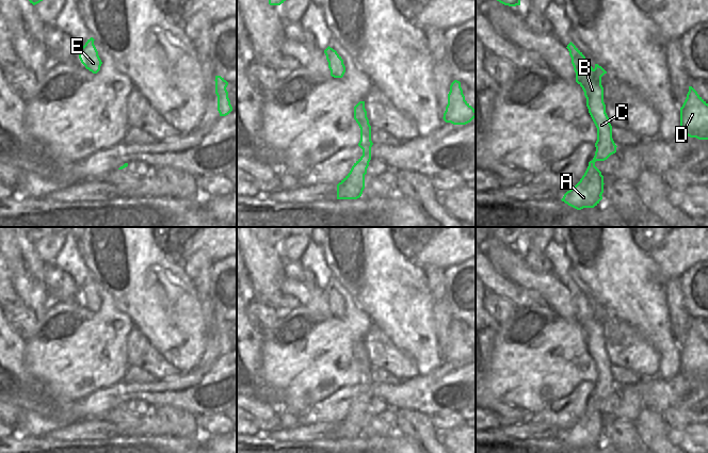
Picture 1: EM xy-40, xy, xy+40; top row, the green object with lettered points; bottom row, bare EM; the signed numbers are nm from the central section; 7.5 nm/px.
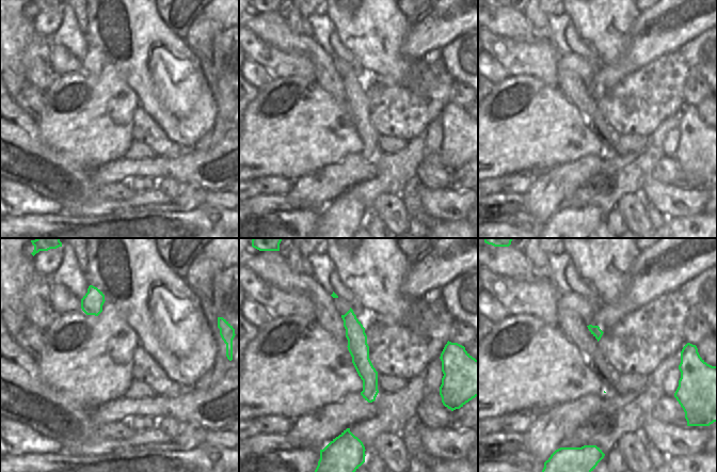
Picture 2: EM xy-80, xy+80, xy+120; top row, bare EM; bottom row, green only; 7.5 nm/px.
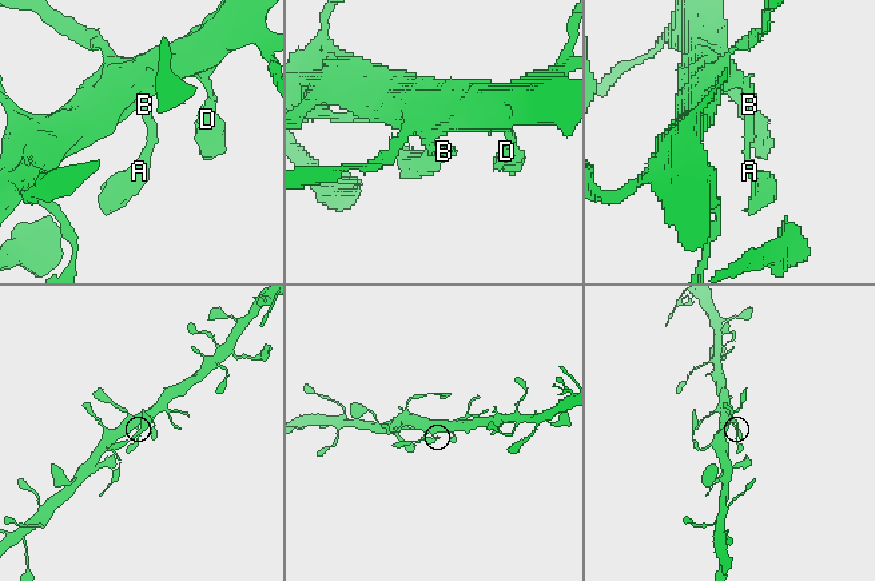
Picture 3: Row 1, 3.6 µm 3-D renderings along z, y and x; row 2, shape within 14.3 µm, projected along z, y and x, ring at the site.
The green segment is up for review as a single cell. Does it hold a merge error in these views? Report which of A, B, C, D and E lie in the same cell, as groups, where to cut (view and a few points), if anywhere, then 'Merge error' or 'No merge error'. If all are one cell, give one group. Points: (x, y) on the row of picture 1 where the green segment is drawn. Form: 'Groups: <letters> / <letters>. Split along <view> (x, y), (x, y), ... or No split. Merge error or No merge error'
Groups: A B C D E. No split. No merge error.

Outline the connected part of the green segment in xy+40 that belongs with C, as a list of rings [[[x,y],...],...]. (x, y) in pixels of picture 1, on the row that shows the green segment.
[[[572,42],[566,48],[569,51],[576,72],[576,82],[584,92],[589,113],[597,128],[596,151],[593,160],[589,162],[589,166],[580,181],[569,189],[561,199],[568,206],[581,210],[583,208],[594,208],[602,199],[604,176],[595,166],[595,162],[607,160],[616,152],[617,146],[612,139],[612,126],[604,102],[601,77],[607,71],[598,64],[595,64],[593,68]]]

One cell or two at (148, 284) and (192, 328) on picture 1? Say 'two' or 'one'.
one

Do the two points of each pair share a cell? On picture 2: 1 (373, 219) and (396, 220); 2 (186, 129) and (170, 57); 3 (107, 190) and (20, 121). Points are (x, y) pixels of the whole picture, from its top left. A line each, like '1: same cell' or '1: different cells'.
1: different cells
2: same cell
3: same cell

